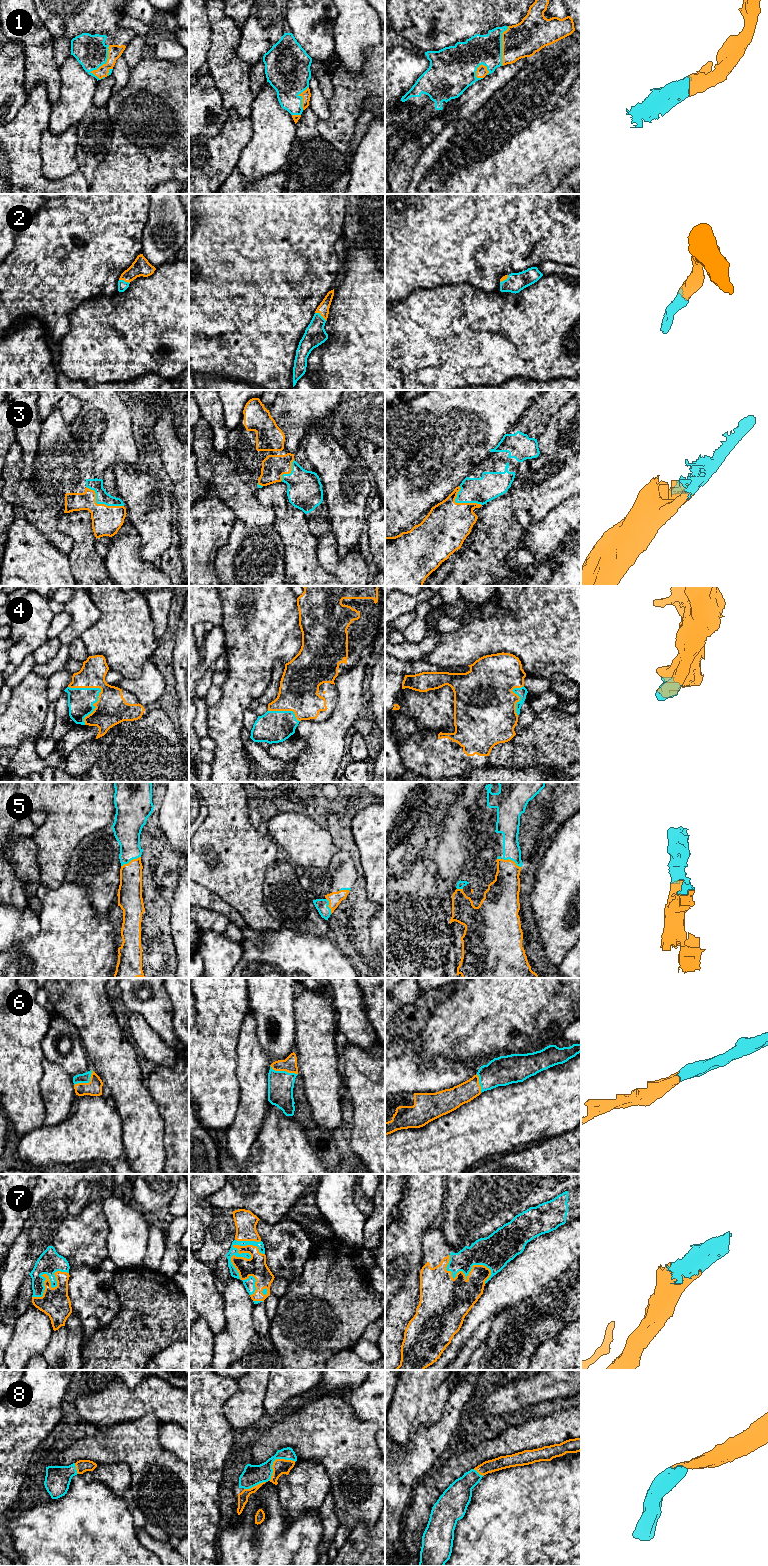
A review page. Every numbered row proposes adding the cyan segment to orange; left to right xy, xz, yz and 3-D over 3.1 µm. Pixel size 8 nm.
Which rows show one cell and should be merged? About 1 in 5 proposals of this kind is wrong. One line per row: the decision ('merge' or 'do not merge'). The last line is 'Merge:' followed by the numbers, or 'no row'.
1: merge
2: merge
3: merge
4: merge
5: merge
6: merge
7: merge
8: merge
Merge: 1, 2, 3, 4, 5, 6, 7, 8

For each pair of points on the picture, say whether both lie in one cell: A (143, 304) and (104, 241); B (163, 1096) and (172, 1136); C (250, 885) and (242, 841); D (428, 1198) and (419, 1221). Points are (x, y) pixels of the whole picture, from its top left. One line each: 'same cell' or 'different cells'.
A: different cells
B: same cell
C: same cell
D: same cell

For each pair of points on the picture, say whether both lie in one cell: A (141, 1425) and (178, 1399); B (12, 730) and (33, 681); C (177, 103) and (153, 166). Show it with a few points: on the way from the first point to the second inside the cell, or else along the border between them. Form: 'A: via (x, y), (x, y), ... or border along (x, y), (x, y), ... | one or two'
A: border along (132, 1419), (154, 1414), (160, 1423) | two
B: via (22, 718), (25, 715), (32, 693) | one
C: via (153, 118), (119, 130), (129, 143) | one

